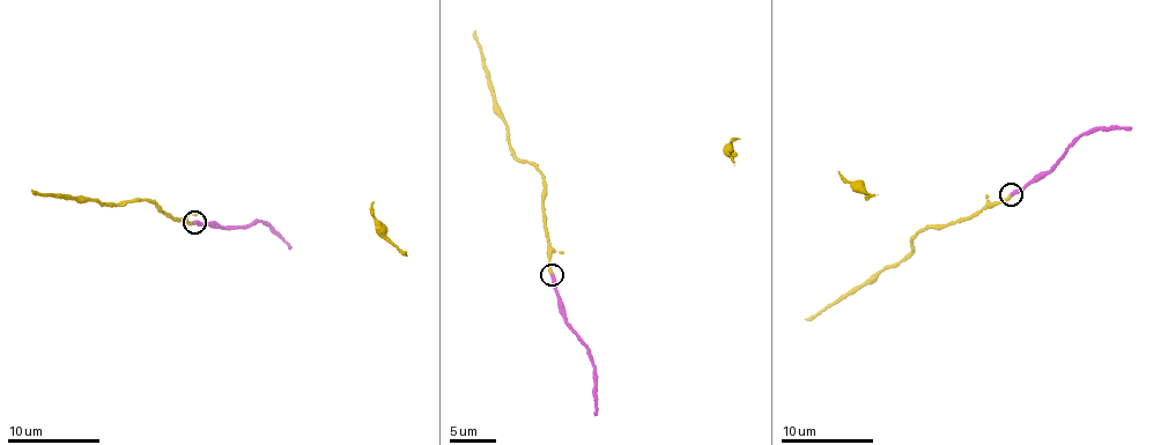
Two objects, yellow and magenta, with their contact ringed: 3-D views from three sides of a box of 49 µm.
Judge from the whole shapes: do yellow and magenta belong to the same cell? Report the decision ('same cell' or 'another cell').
same cell

